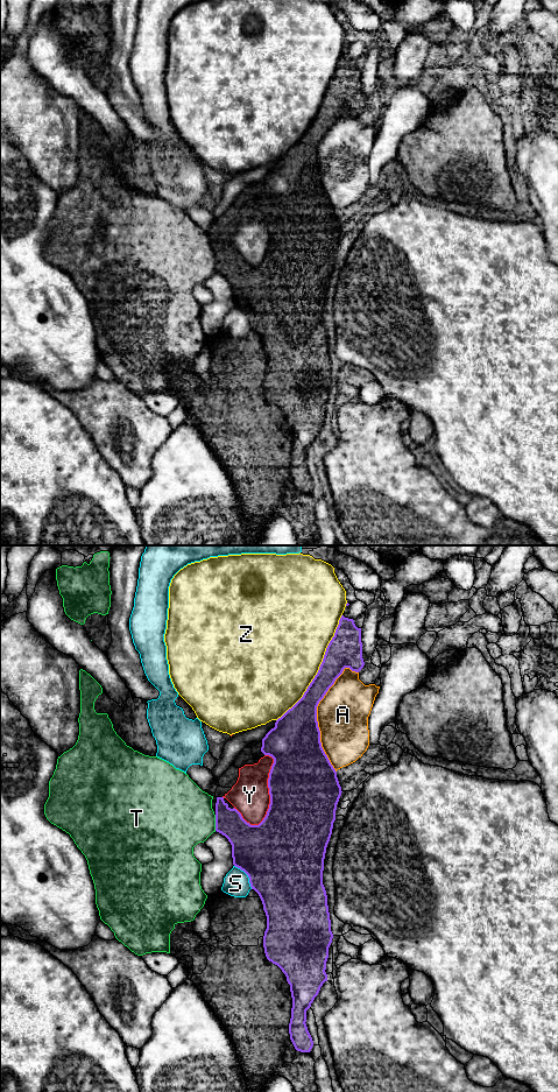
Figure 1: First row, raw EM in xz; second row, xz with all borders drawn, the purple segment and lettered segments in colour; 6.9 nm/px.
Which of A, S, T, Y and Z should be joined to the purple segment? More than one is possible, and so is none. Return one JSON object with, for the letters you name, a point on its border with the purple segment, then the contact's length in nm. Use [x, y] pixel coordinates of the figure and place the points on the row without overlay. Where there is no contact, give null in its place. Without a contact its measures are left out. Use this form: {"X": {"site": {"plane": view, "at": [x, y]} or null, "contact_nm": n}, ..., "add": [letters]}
{"add": []}

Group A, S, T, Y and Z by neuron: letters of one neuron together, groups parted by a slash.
A / S / T / Y / Z

